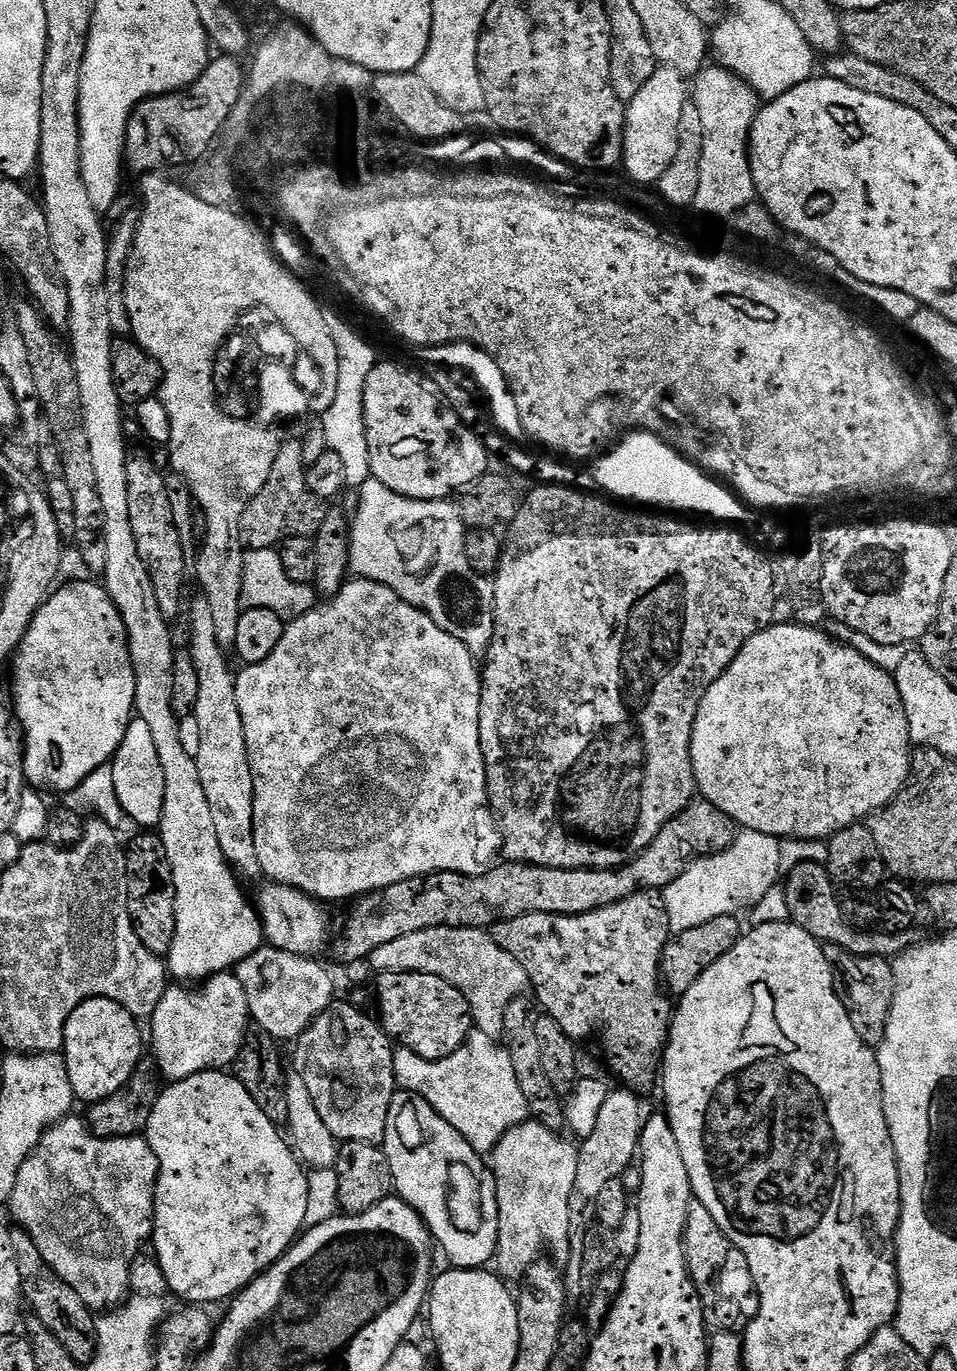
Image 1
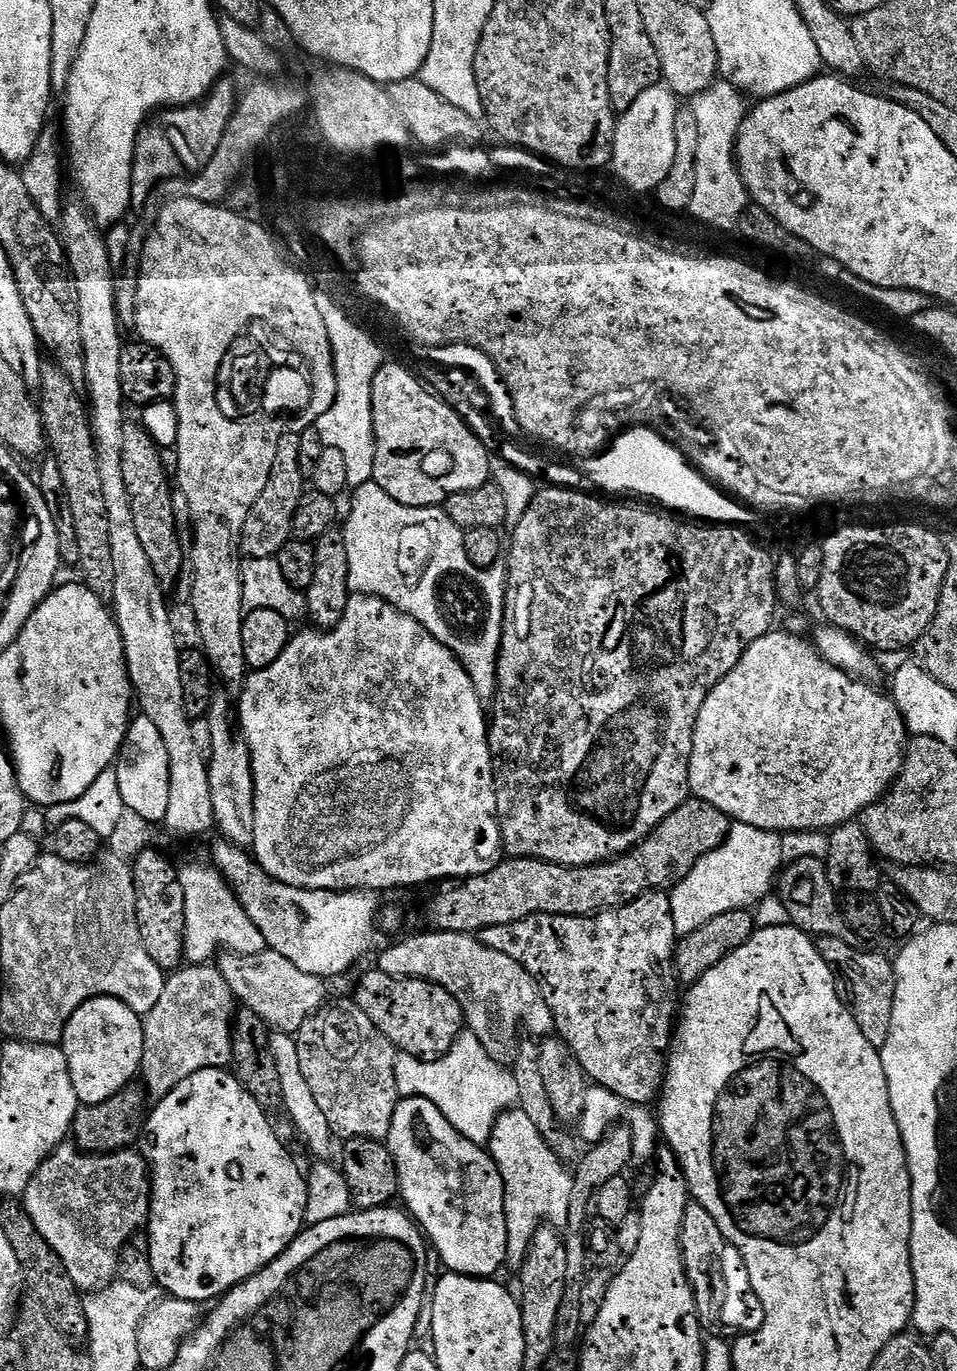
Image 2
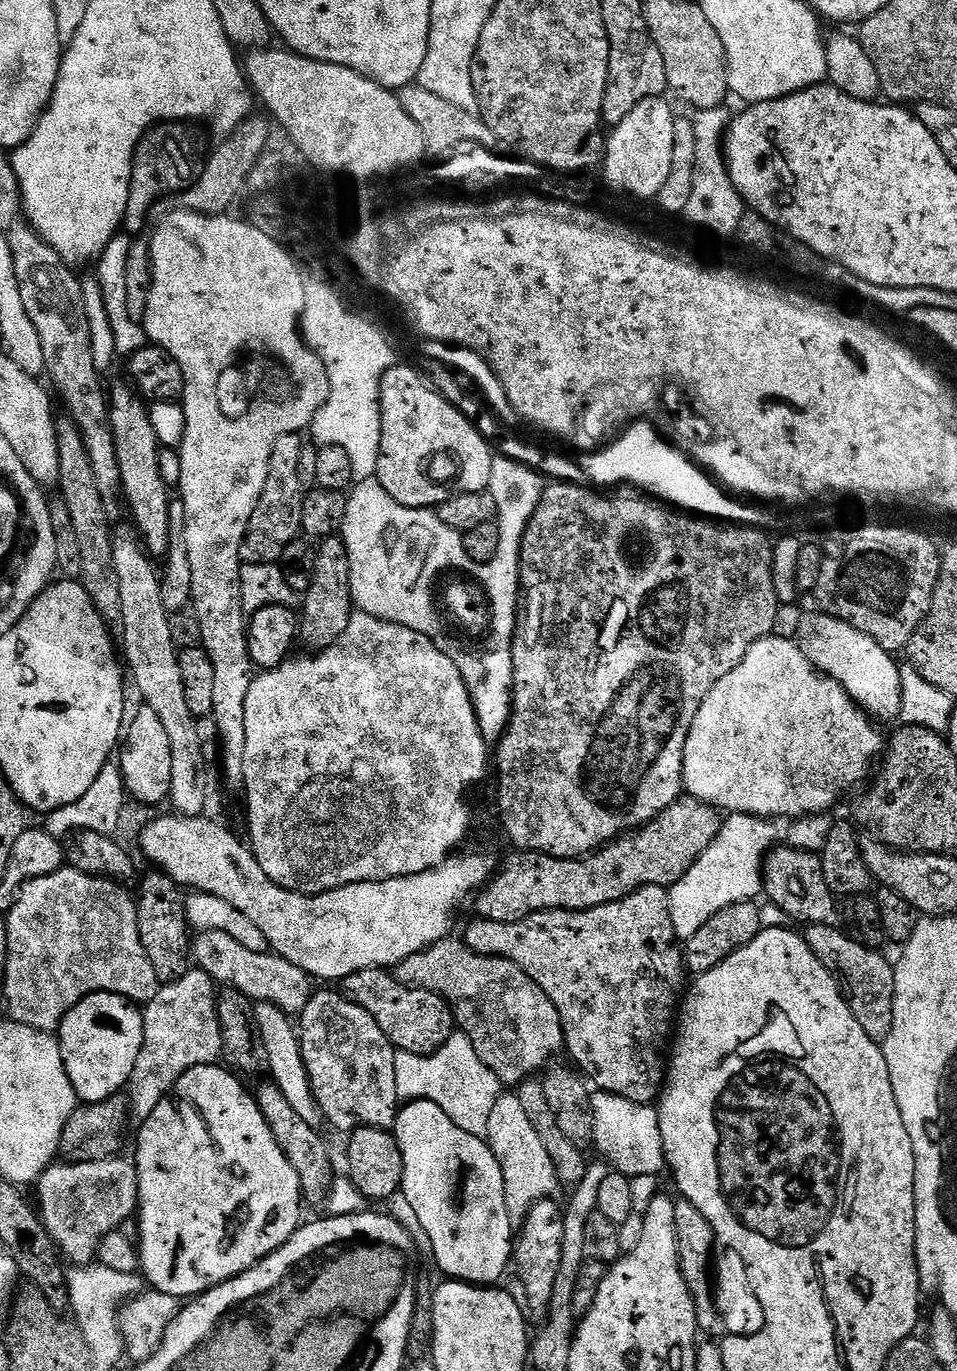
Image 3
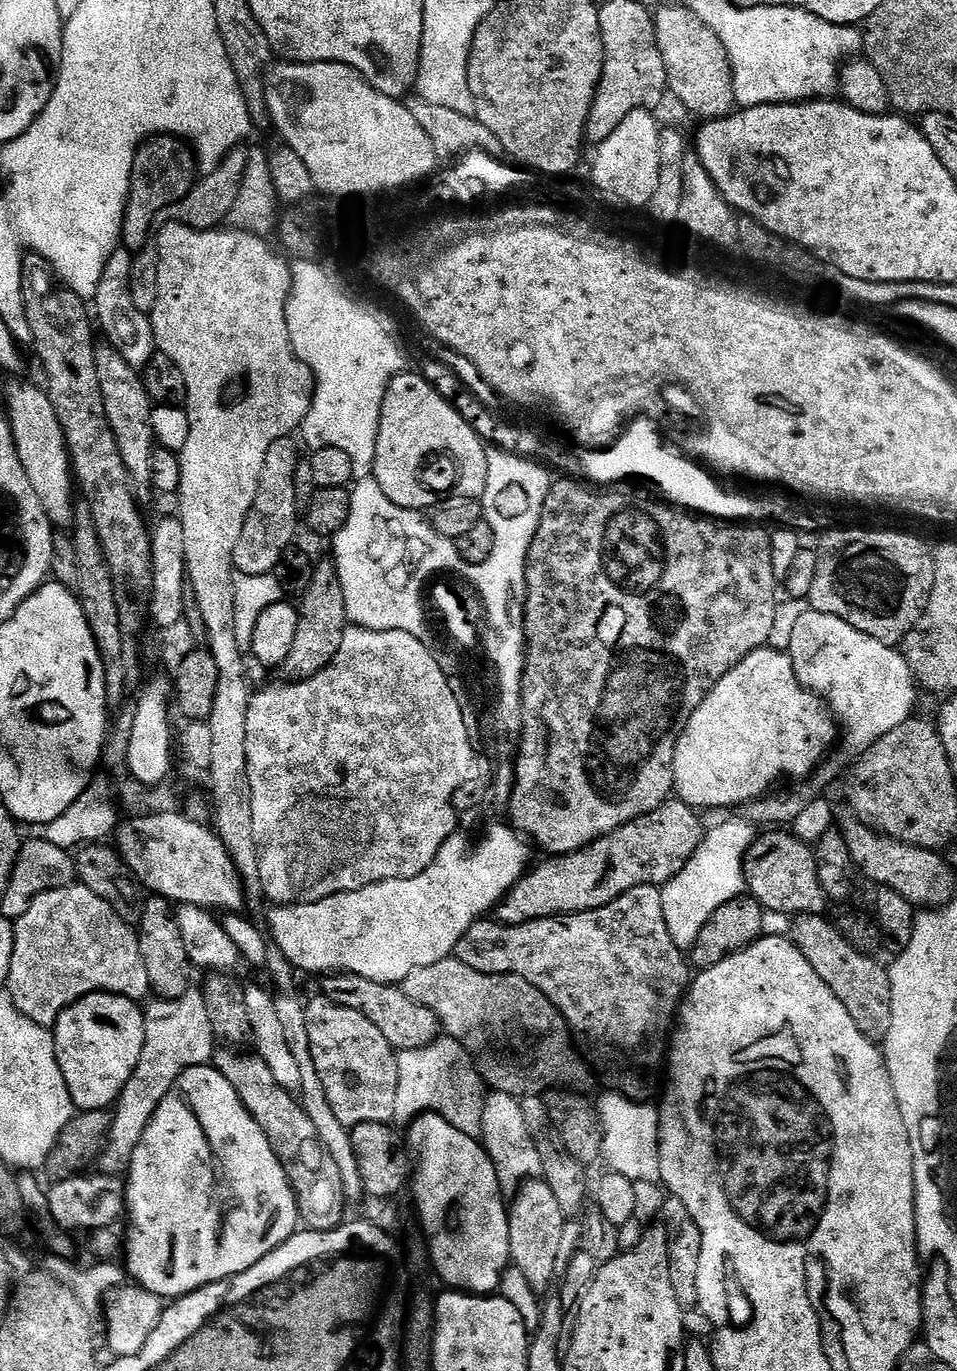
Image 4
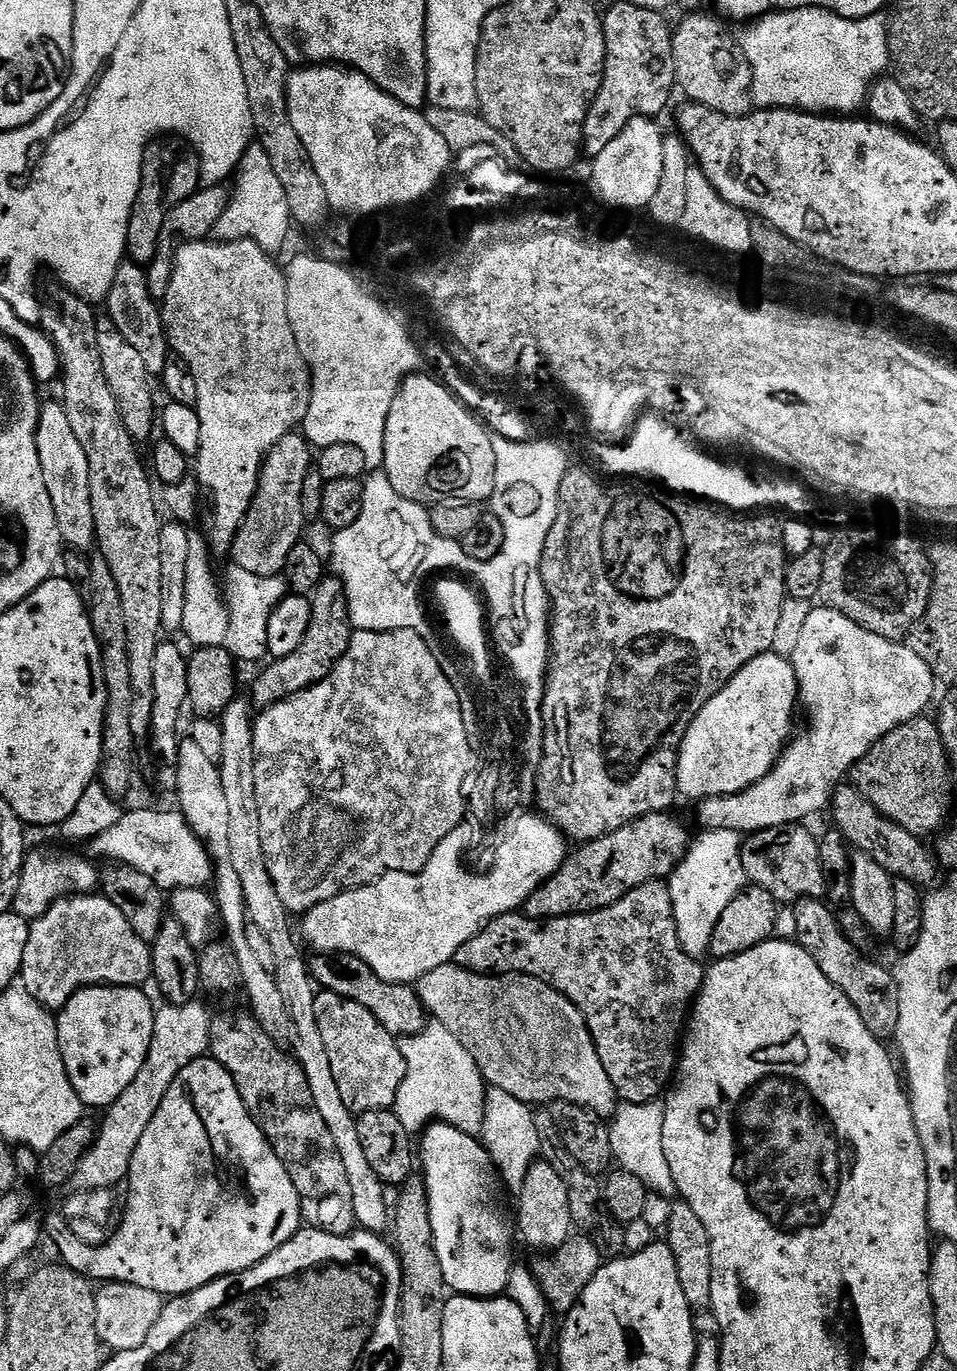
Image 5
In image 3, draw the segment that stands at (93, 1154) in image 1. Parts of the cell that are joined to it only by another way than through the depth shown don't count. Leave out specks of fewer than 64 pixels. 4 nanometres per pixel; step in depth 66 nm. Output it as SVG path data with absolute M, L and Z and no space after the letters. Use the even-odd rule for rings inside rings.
M113 1158L111 1160L103 1160L102 1162L90 1162L90 1163L76 1163L69 1164L67 1162L56 1162L53 1163L51 1167L47 1169L37 1181L36 1190L38 1190L38 1196L40 1198L40 1204L38 1200L38 1206L40 1209L41 1220L44 1221L48 1233L51 1234L51 1238L57 1244L57 1247L60 1249L61 1253L70 1261L73 1265L76 1266L87 1266L93 1263L98 1257L98 1250L102 1242L103 1237L105 1237L110 1231L116 1229L120 1224L126 1219L133 1217L138 1210L138 1201L140 1198L140 1187L138 1186L138 1178L136 1177L135 1167L128 1166L124 1168L123 1159Z

